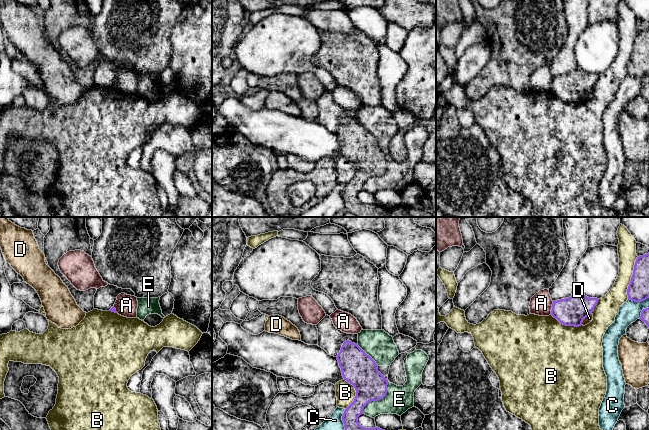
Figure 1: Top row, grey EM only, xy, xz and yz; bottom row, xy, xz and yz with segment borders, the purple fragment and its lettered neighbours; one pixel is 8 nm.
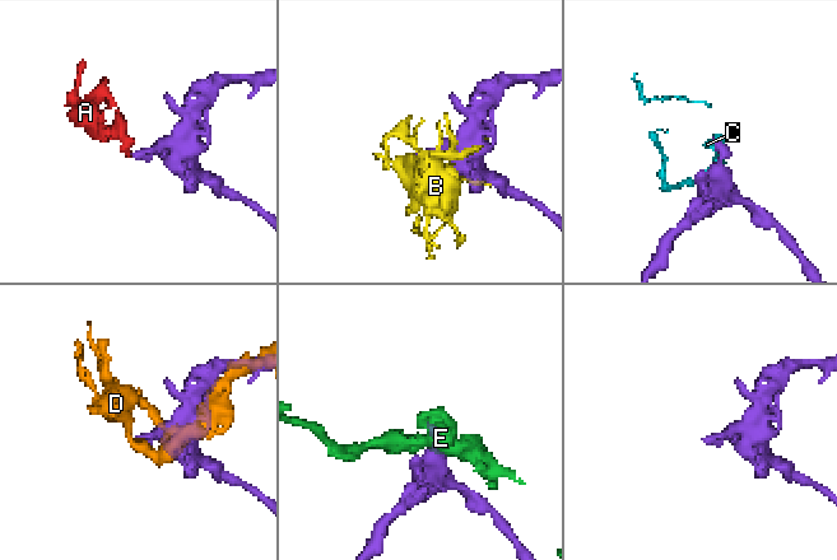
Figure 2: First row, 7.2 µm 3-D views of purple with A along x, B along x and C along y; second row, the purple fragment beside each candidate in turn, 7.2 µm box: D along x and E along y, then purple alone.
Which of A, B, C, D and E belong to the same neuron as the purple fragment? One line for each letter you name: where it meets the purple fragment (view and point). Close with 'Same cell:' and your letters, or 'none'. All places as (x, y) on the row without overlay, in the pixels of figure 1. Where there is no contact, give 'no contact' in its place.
Same cell: none

